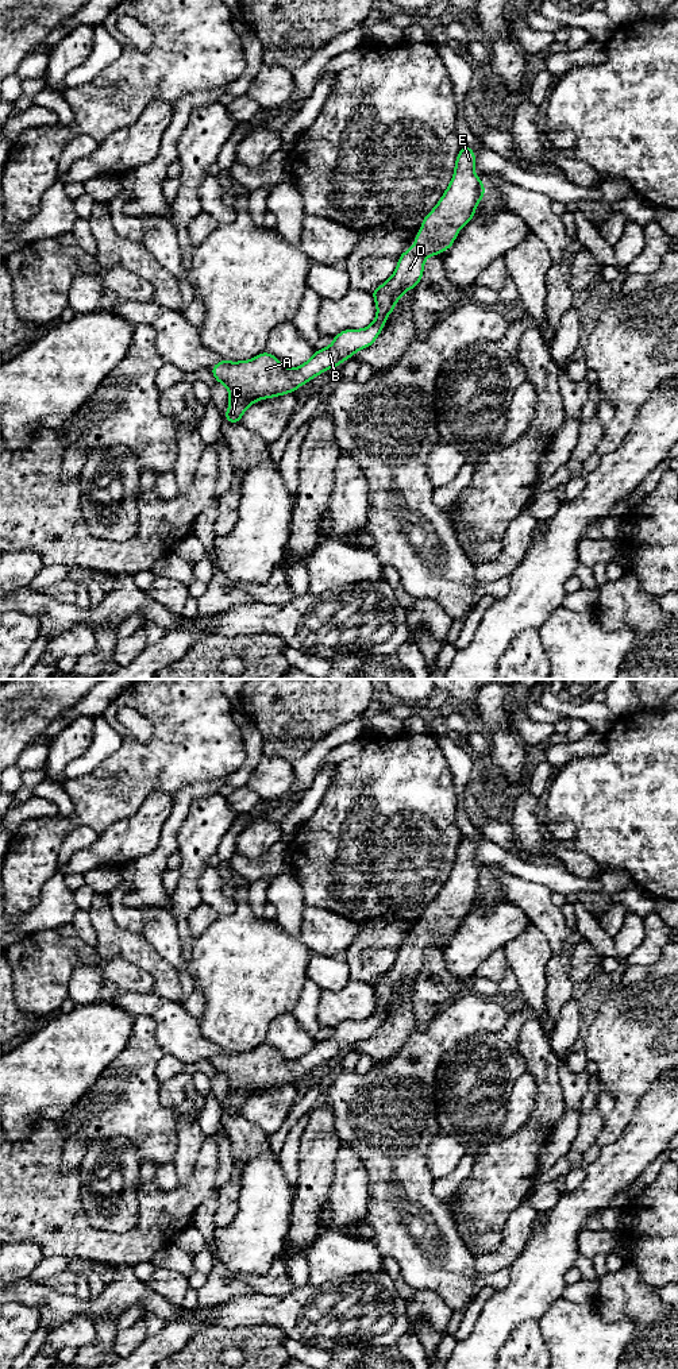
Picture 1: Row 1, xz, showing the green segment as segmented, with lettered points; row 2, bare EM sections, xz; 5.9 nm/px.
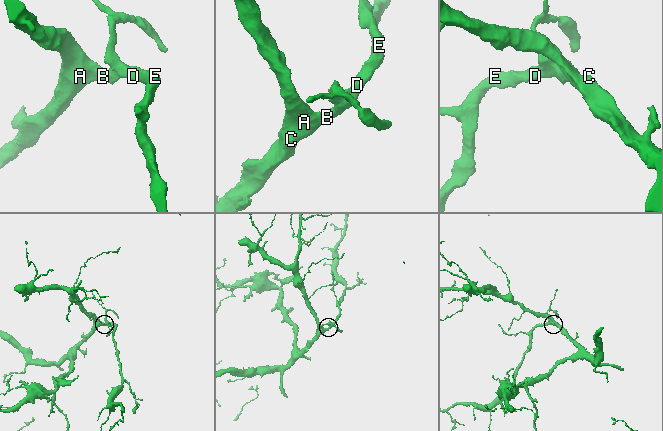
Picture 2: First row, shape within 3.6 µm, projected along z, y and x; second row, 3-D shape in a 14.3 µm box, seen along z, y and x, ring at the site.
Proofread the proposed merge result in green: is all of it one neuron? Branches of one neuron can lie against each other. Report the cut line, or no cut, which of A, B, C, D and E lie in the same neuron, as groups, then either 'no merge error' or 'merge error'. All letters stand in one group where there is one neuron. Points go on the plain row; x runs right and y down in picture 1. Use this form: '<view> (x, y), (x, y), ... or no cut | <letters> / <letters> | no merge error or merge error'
no cut | A B C D E | no merge error

